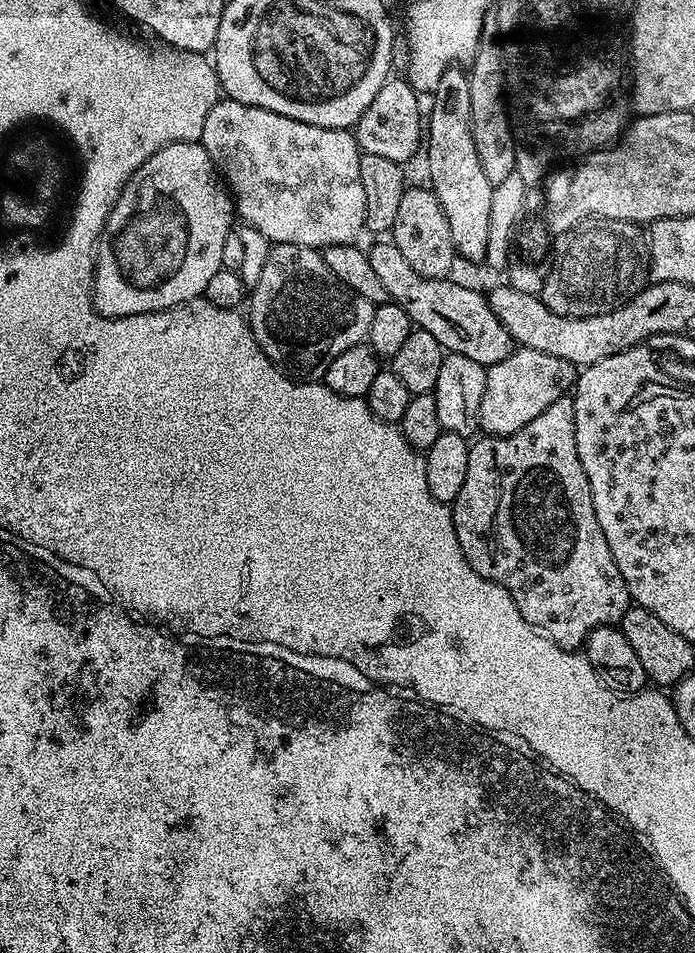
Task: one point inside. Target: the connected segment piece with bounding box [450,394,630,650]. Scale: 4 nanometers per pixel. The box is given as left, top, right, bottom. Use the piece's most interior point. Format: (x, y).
(524, 519)

